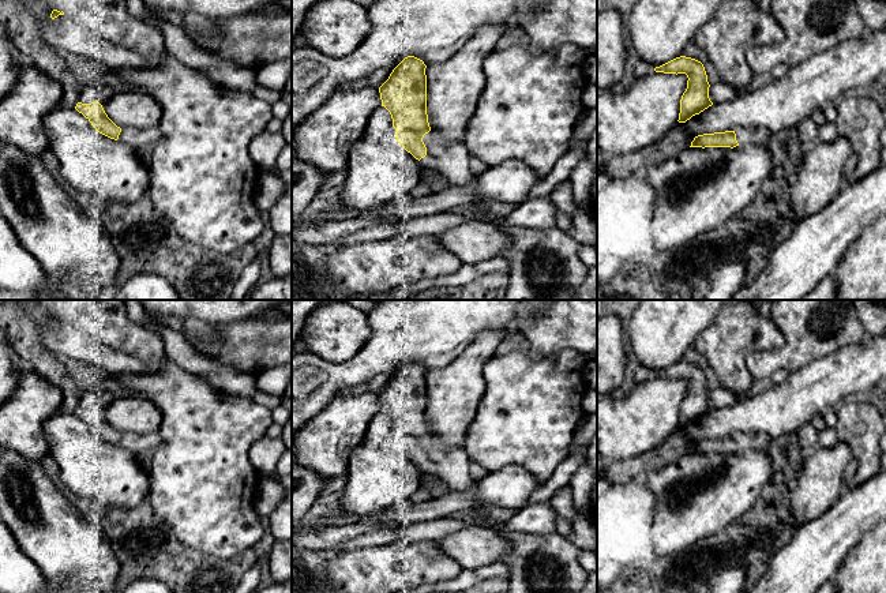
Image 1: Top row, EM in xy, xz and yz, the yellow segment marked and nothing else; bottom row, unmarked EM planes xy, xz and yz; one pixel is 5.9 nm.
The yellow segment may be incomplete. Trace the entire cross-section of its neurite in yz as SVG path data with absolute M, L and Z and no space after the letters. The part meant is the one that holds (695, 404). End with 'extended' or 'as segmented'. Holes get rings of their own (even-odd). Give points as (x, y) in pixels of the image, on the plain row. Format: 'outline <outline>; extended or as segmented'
outline M680 361L660 372L654 374L656 378L664 379L686 379L687 394L680 405L679 428L686 428L692 421L699 420L713 410L709 404L709 387L705 372L701 367Z; as segmented

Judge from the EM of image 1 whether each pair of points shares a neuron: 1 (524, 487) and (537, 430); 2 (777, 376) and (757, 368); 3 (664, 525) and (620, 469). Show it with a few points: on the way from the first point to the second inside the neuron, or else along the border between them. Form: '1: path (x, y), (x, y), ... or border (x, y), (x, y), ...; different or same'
1: border (495, 470), (507, 465), (521, 465), (541, 485); different
2: border (789, 372), (776, 370), (769, 376); different
3: border (669, 462), (653, 469), (644, 481); different

